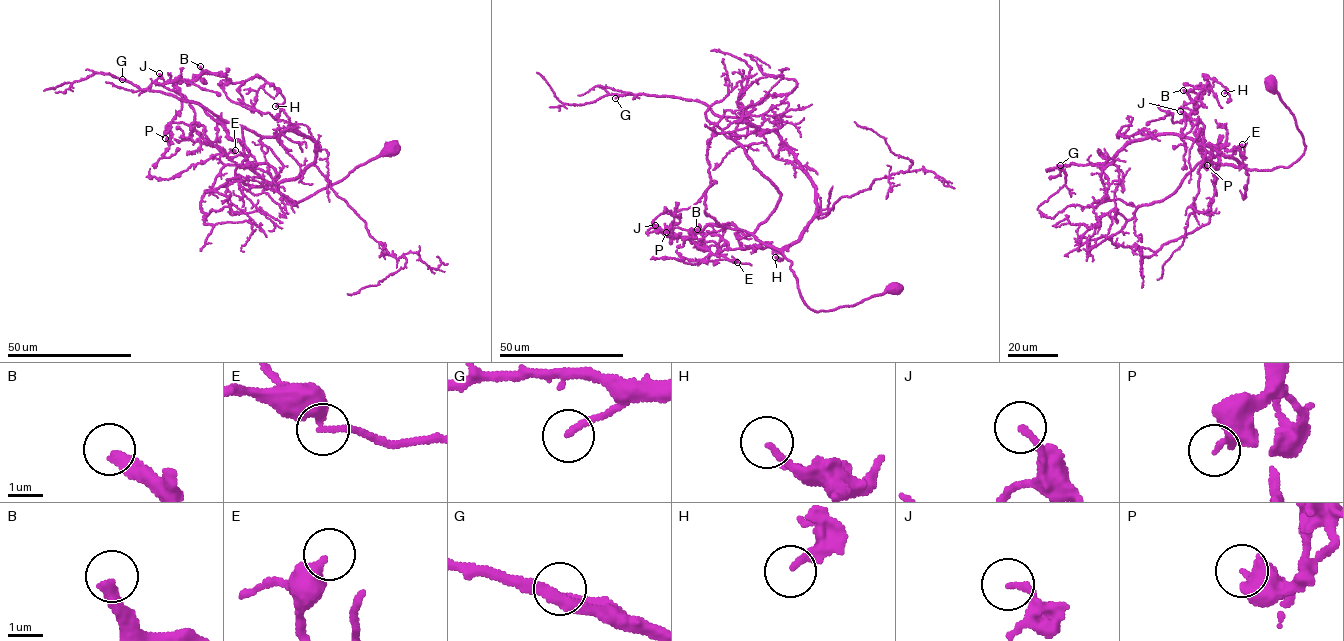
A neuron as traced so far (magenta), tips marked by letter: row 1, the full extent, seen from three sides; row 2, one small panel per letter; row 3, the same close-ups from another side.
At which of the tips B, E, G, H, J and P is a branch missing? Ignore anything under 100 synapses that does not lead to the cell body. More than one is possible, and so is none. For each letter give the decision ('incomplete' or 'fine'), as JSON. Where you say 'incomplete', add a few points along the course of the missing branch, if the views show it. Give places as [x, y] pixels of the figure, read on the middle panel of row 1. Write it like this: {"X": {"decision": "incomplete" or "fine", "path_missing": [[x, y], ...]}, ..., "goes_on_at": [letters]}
{"B": {"decision": "incomplete"}, "E": {"decision": "fine"}, "G": {"decision": "fine"}, "H": {"decision": "fine"}, "J": {"decision": "fine"}, "P": {"decision": "fine"}, "goes_on_at": ["B"]}

